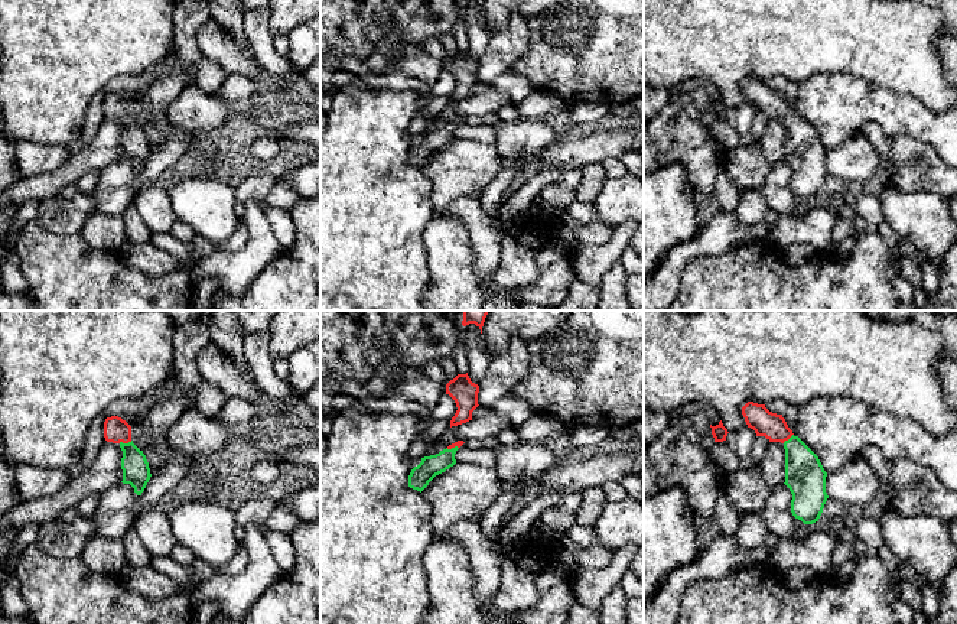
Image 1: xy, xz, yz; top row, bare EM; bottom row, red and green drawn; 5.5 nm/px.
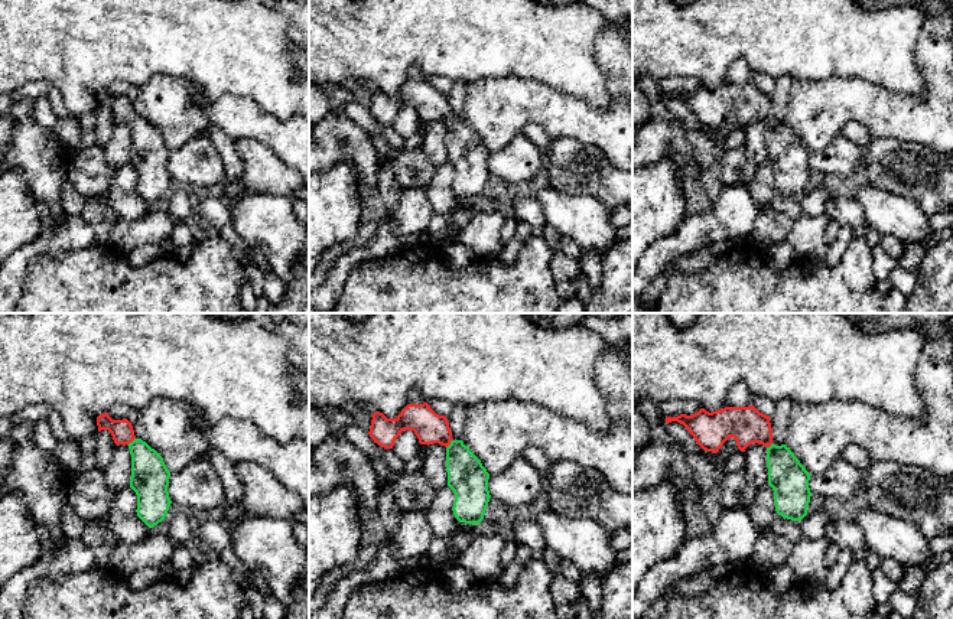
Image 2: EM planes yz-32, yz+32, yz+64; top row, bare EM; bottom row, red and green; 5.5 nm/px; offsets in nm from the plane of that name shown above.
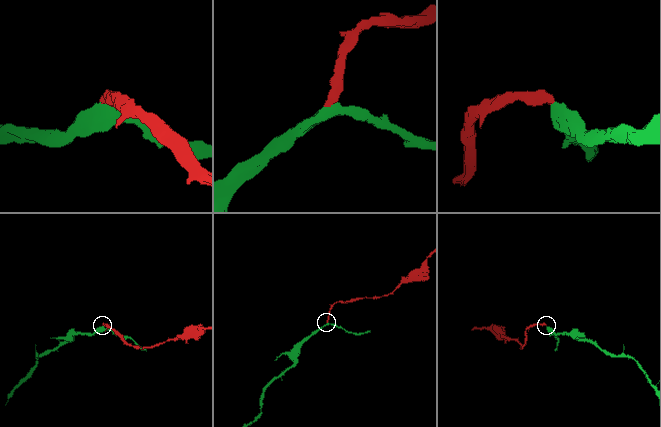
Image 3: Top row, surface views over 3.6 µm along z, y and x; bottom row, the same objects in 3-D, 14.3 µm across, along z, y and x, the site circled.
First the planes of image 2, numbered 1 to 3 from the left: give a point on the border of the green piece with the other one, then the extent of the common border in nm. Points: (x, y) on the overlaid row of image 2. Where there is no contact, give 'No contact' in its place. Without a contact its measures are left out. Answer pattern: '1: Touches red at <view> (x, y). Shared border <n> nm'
1: Touches red at yz-32 (130, 442). Shared border 60 nm
2: Touches red at yz+32 (449, 443). Shared border 70 nm
3: Touches red at yz+64 (770, 445). Shared border 50 nm

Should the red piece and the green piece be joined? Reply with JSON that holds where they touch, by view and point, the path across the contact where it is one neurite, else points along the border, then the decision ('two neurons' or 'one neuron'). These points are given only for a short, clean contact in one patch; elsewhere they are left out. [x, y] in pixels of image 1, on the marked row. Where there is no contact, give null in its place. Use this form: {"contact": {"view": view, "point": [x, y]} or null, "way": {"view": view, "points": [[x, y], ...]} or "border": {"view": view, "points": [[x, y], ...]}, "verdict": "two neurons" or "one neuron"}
{"contact": {"view": "xy", "point": [124, 442]}, "way": {"view": "xy", "points": [[116, 429], [124, 442], [132, 454], [136, 471]]}, "verdict": "one neuron"}

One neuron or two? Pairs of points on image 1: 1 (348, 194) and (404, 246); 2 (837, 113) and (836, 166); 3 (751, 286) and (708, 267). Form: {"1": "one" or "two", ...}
{"1": "one", "2": "two", "3": "one"}

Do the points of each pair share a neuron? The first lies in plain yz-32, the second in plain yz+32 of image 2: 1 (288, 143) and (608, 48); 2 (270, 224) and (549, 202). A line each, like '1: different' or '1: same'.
1: same
2: same

